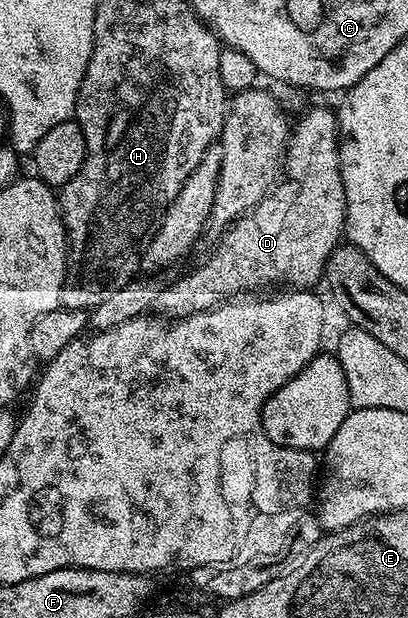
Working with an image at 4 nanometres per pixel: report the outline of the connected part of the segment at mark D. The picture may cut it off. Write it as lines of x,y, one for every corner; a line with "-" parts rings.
312,108
297,124
295,121
288,138
288,148
284,152
282,172
283,179
264,197
264,201
228,225
204,264
186,273
181,280
161,287
151,307
157,317
169,321
181,320
184,316
216,308
241,294
260,294
281,286
292,290
312,290
317,287
316,283
319,285
323,281
330,254
341,247
346,232
344,215
348,212
340,169
340,122
333,109
331,112
328,108

